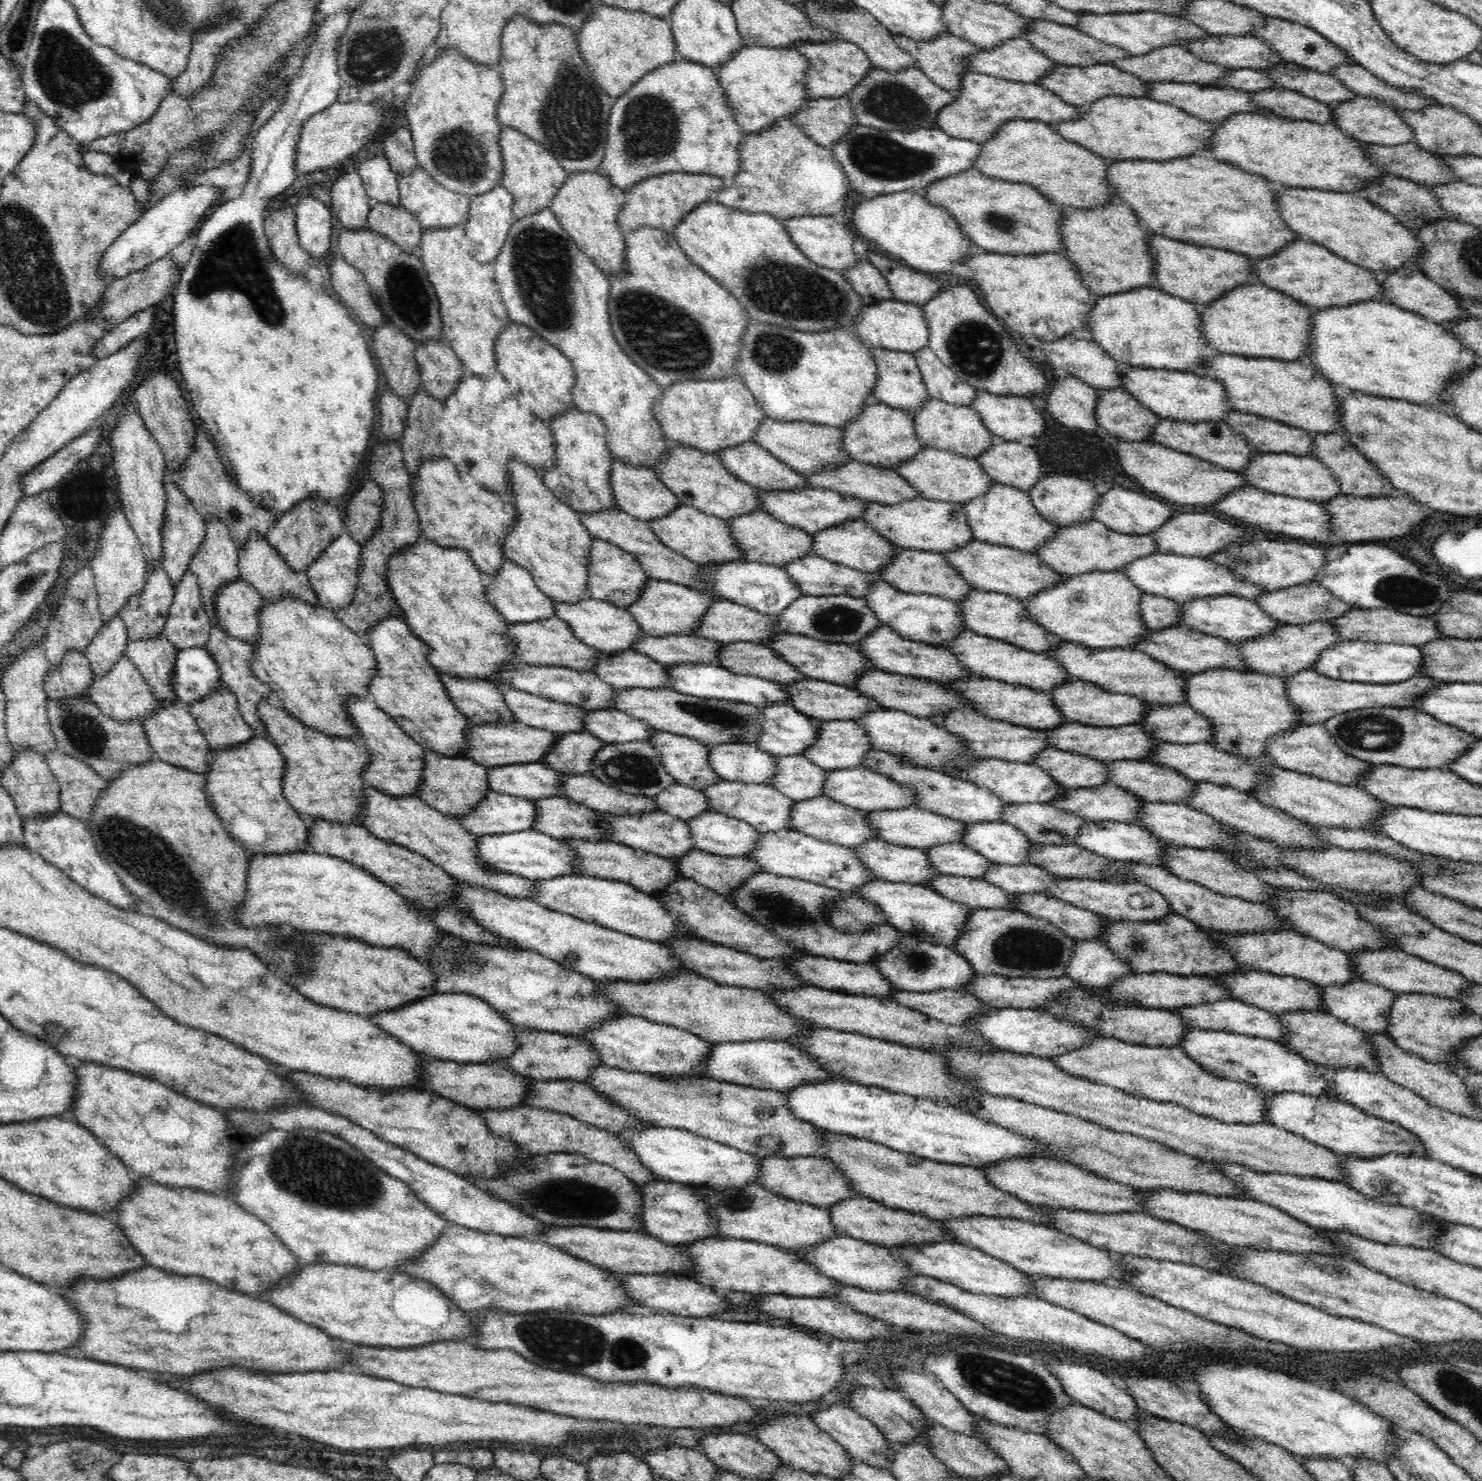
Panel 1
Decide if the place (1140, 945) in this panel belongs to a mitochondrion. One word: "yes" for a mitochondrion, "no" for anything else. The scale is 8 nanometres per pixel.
yes

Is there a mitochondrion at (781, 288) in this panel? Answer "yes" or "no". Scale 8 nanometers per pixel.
yes

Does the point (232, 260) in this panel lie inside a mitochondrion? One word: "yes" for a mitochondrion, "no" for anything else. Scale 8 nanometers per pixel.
yes

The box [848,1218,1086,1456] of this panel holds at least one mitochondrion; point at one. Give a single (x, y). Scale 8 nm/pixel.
(1014, 1386)

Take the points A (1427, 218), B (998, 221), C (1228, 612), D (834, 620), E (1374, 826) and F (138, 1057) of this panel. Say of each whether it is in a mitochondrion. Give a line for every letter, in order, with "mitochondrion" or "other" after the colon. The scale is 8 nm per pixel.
A: other
B: mitochondrion
C: other
D: mitochondrion
E: other
F: other

